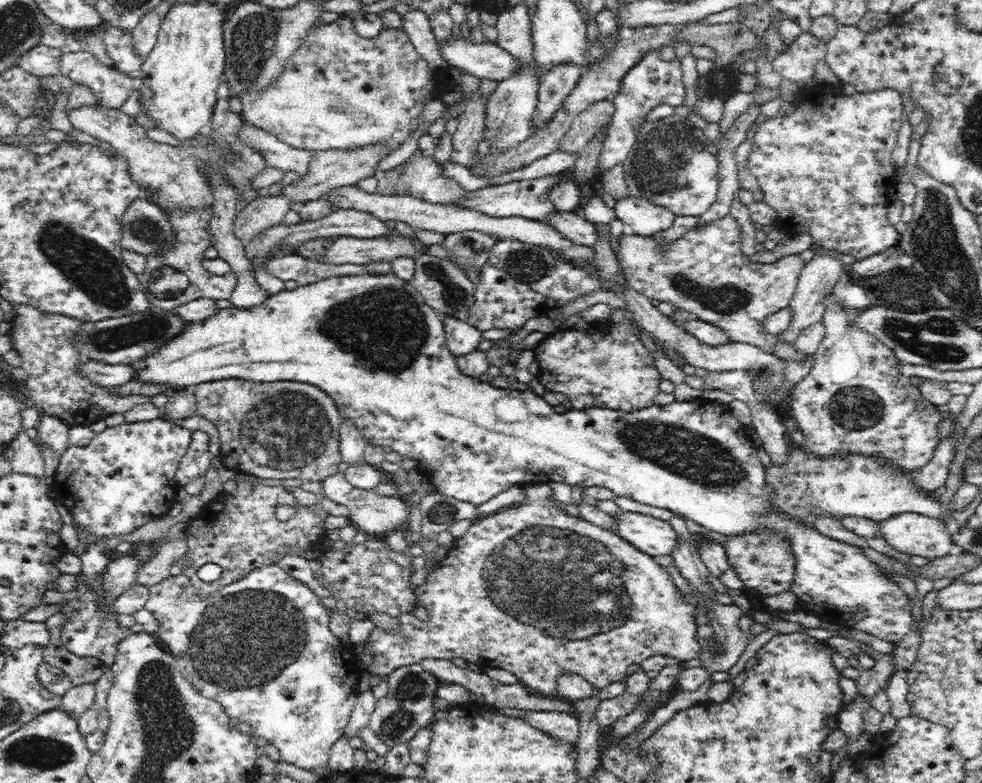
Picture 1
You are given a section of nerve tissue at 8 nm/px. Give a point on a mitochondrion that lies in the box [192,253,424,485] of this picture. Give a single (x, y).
(285, 433)

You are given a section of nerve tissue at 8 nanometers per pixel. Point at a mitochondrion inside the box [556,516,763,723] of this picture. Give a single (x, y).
(717, 647)

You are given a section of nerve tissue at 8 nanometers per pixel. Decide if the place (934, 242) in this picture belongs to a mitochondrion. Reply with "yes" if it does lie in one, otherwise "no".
yes

